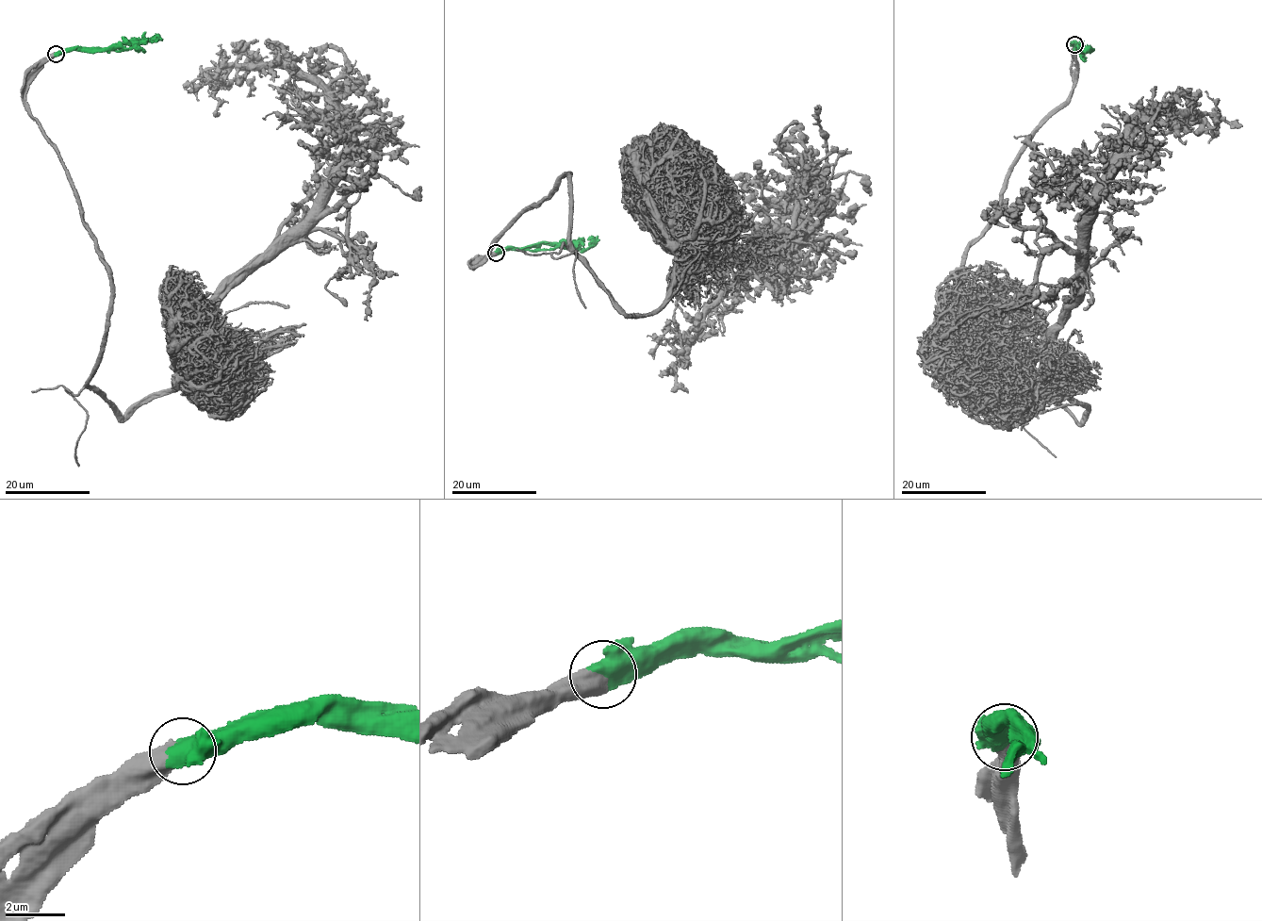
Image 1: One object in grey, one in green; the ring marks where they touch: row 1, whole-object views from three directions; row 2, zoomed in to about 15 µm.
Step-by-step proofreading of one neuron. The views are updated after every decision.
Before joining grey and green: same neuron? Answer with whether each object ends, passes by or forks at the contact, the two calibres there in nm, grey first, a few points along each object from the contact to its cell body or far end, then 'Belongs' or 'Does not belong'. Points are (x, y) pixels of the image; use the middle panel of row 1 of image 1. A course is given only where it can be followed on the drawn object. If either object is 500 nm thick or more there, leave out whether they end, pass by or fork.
Thickness 600 nm (grey) against 800 nm. Course of grey: (496, 253), (475, 269), (567, 173), (570, 243), (635, 316), (680, 254), (797, 235), (689, 342), (674, 295). Course of green: (496, 253), (537, 246), (541, 243), (576, 244), (586, 249), (598, 235). Belongs

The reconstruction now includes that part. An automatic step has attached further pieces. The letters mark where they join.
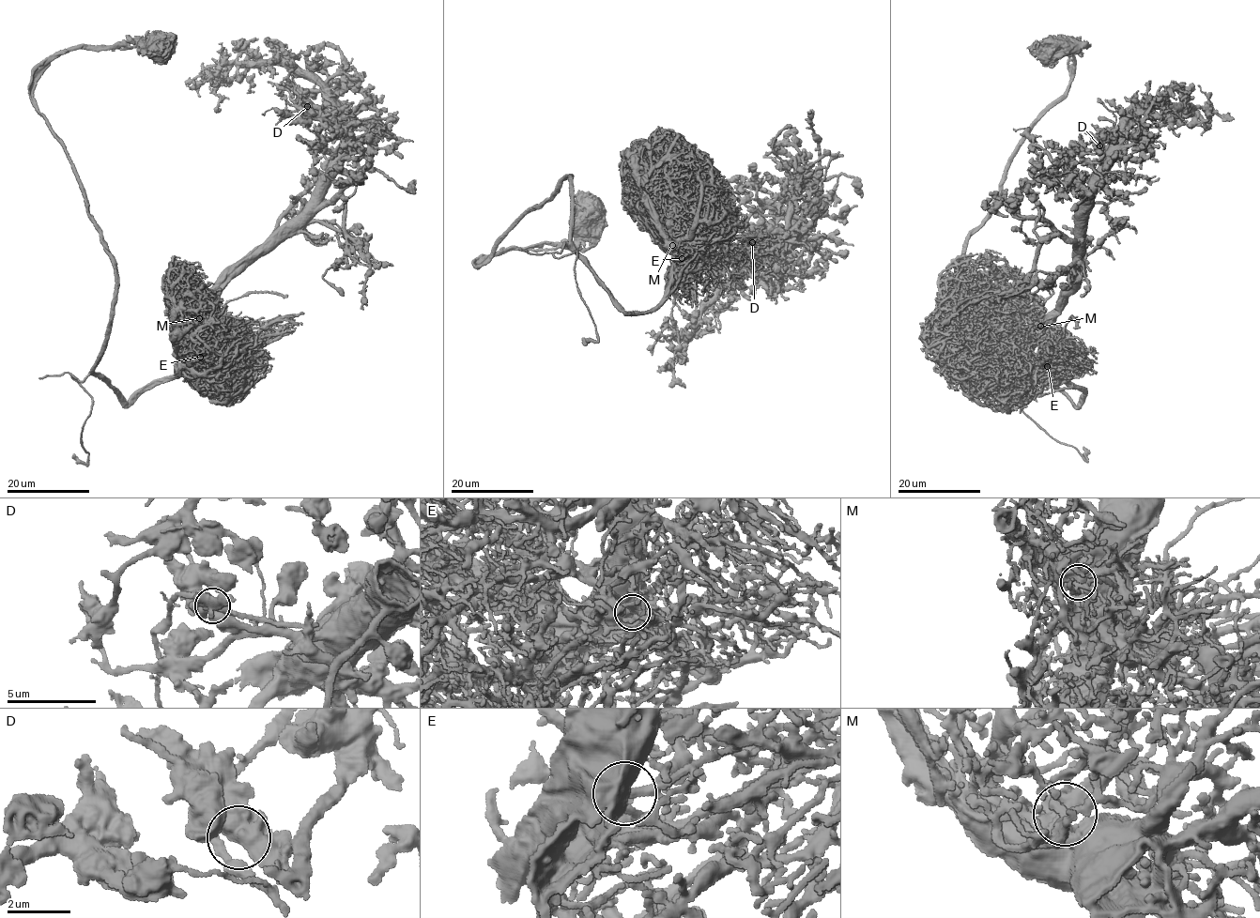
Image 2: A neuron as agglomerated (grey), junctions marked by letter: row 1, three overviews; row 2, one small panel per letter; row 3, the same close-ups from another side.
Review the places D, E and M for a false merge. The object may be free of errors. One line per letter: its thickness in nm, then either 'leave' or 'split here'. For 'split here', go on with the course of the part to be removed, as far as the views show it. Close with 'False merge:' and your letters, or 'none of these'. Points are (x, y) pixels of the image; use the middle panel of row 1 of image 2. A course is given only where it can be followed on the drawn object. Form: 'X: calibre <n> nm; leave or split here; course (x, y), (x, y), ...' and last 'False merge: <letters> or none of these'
D: calibre 600 nm; leave
E: calibre 440 nm; leave
M: calibre 500 nm; leave
False merge: none of these

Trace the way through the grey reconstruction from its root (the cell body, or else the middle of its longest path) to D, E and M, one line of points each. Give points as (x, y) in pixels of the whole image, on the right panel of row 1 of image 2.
D: (1052, 49), (1073, 38), (1072, 80), (967, 240), (960, 290), (1075, 405), (1050, 332), (1098, 146)
E: (1052, 49), (1073, 38), (1072, 80), (1012, 159), (960, 268), (966, 314), (1081, 403), (1047, 366)
M: (1052, 49), (1073, 38), (1072, 80), (967, 240), (960, 290), (999, 345), (1081, 403), (1040, 326)

